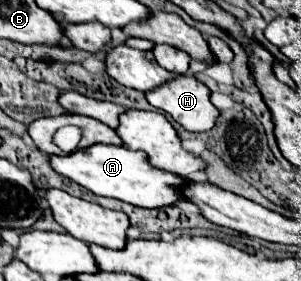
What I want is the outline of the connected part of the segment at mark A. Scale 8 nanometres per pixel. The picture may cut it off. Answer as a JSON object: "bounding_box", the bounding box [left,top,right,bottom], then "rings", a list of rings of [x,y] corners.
{"bounding_box":[49,144,181,208],"rings":[[[93,144],[81,150],[75,150],[67,156],[49,156],[51,168],[69,180],[81,184],[83,188],[99,194],[129,202],[133,206],[143,208],[163,208],[173,204],[181,194],[177,186],[181,186],[181,178],[167,170],[153,168],[143,152],[133,152],[123,146],[107,146],[107,144]]]}

